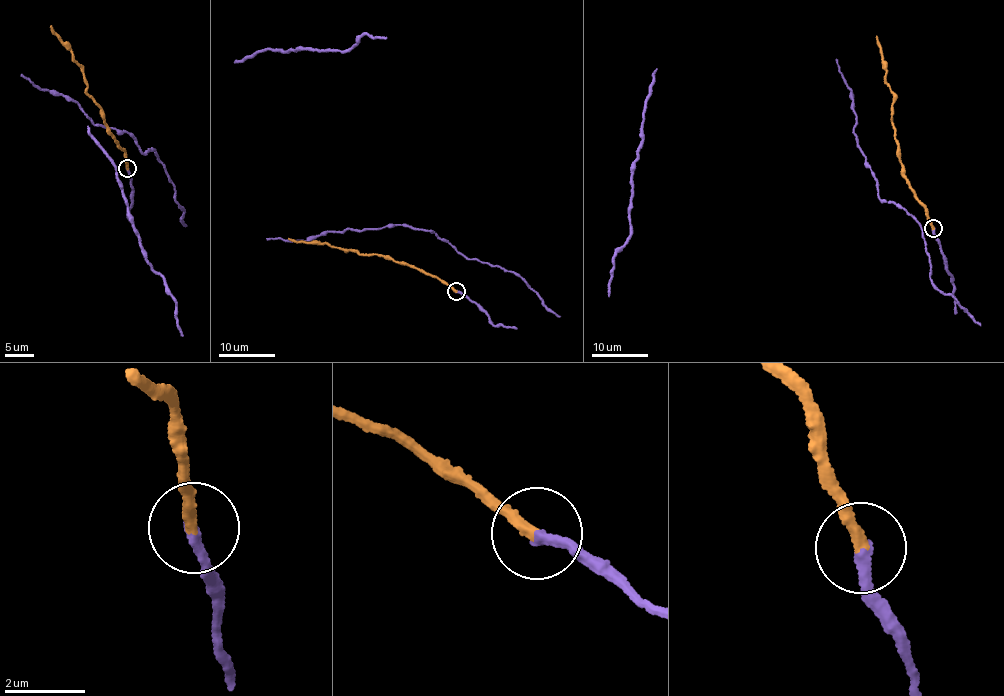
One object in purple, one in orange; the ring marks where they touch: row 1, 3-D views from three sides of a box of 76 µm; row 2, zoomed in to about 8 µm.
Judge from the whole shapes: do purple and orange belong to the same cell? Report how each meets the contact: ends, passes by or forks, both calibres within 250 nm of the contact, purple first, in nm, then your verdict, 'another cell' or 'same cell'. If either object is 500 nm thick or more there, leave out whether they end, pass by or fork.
purple ends | orange ends | 280/280 nm | same cell

